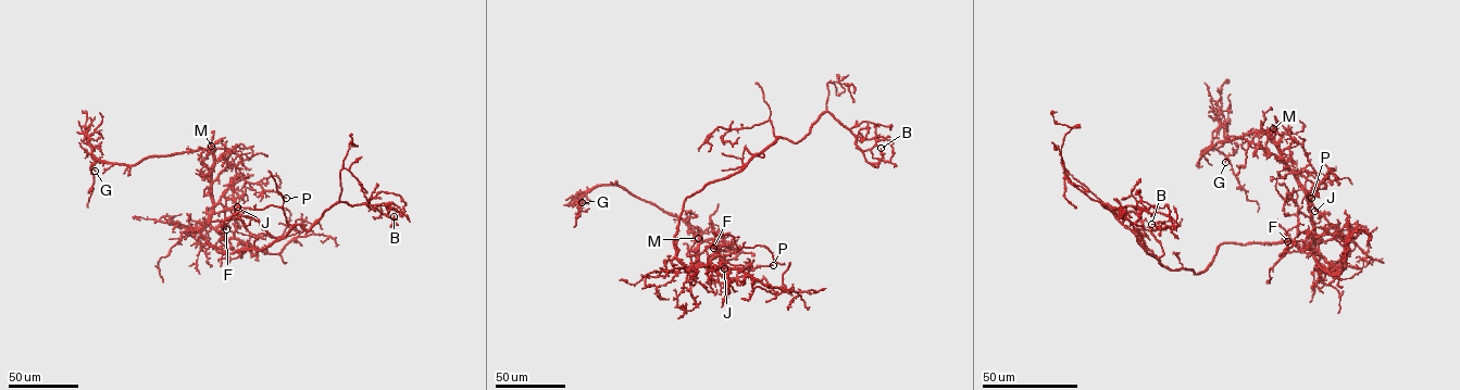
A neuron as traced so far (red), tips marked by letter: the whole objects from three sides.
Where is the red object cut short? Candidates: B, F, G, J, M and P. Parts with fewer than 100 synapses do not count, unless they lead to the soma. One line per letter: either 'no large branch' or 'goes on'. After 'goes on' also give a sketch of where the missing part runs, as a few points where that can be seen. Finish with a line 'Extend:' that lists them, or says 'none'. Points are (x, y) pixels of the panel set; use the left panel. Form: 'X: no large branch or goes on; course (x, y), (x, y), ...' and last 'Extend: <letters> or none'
B: no large branch
F: no large branch
G: no large branch
J: no large branch
M: no large branch
P: no large branch
Extend: none

